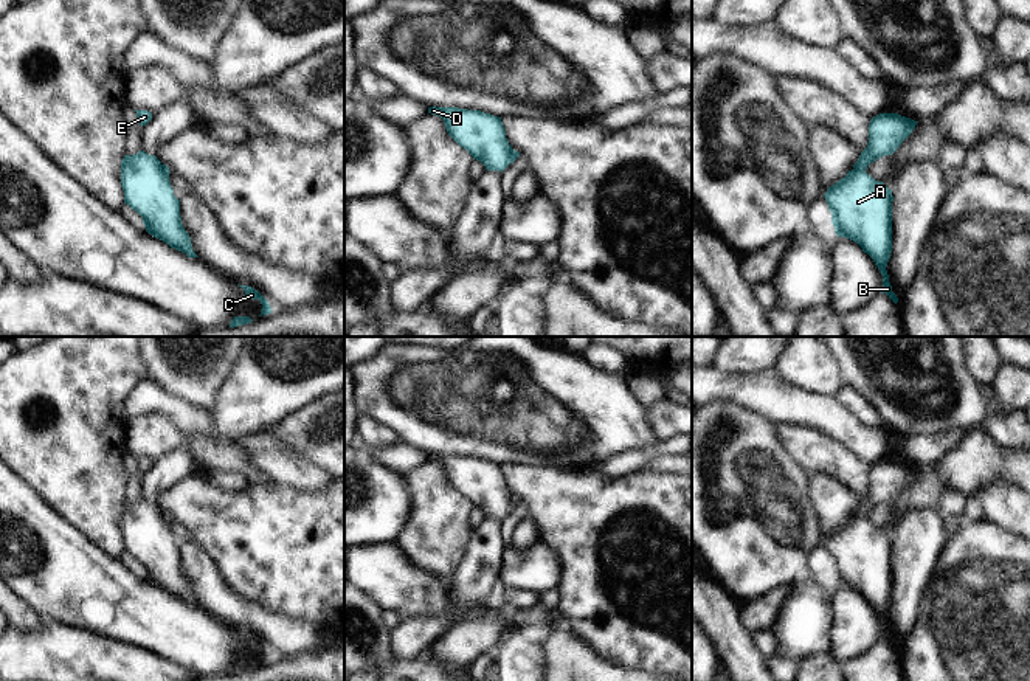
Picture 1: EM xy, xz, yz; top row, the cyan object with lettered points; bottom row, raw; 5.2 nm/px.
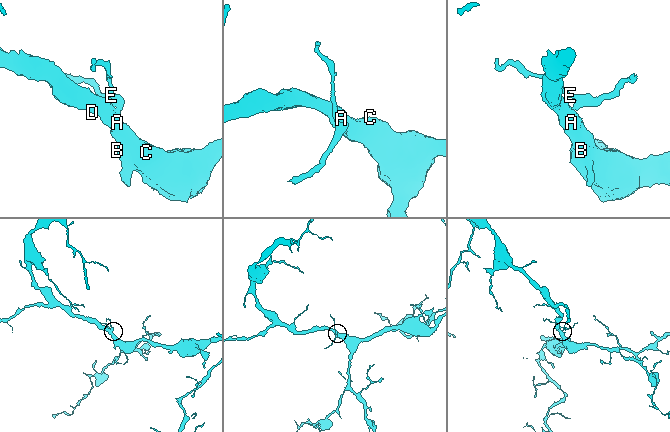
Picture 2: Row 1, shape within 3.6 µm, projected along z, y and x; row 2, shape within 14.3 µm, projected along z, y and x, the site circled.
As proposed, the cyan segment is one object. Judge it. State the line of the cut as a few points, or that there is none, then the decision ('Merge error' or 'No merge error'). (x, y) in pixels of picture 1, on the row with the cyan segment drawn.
Split along yz (852, 169), (864, 171). Merge error.

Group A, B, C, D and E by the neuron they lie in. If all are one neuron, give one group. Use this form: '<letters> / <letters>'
A B C D / E

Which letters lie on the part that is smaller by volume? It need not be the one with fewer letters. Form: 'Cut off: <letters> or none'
Cut off: E

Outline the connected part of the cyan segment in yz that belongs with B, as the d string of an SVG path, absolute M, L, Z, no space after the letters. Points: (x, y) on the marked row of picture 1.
M852 169L824 197L836 236L856 242L873 259L883 275L881 293L897 304L886 270L892 253L892 189Z

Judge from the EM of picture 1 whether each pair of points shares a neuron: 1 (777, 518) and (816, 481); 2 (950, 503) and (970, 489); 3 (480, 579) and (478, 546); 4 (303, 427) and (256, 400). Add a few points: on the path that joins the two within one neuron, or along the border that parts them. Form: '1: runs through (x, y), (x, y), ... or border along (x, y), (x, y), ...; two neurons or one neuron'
1: border along (807, 475), (807, 494), (818, 525); two neurons
2: border along (967, 498), (953, 489), (947, 489), (937, 509); two neurons
3: runs through (480, 571), (480, 554); one neuron
4: border along (317, 397), (269, 428); two neurons

